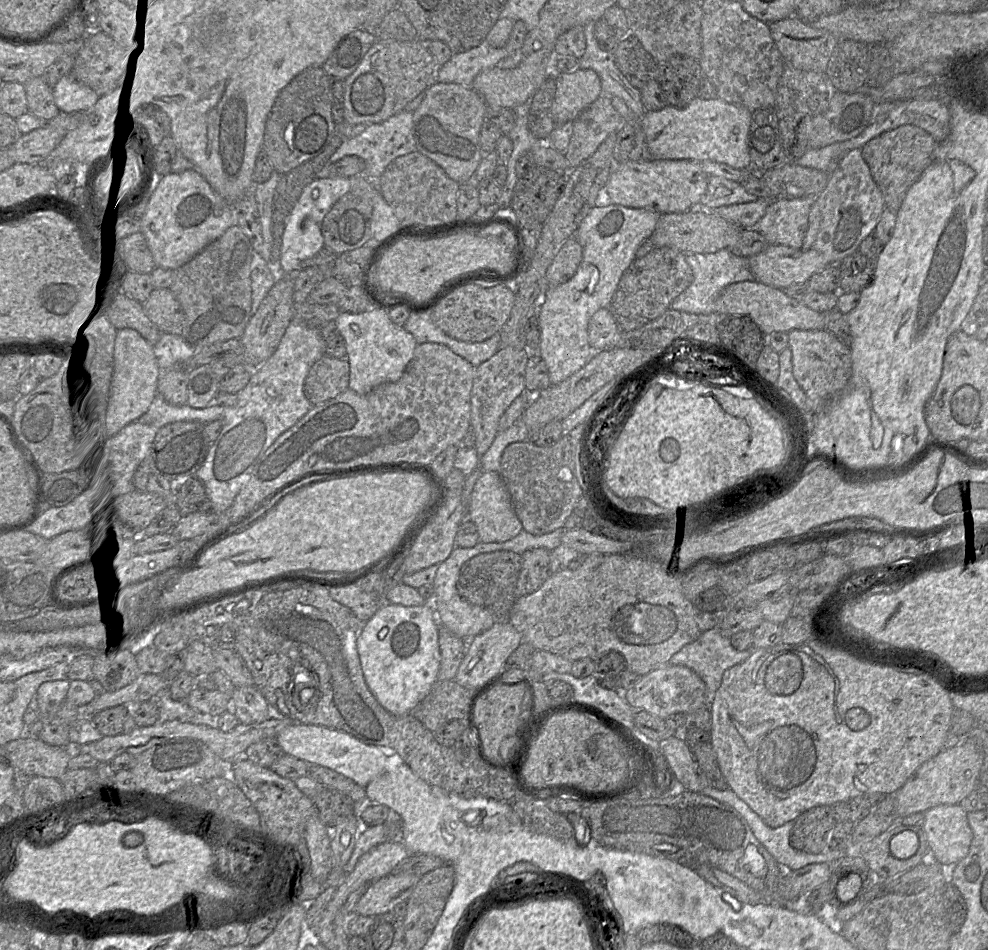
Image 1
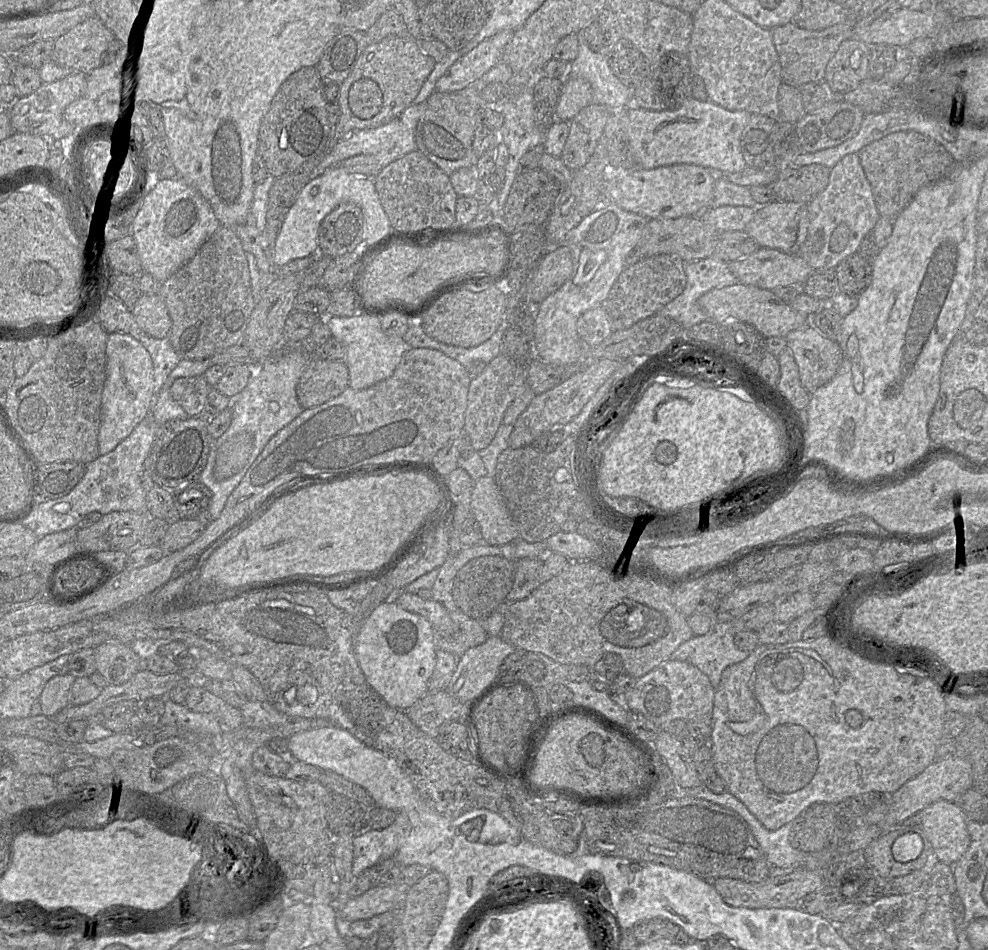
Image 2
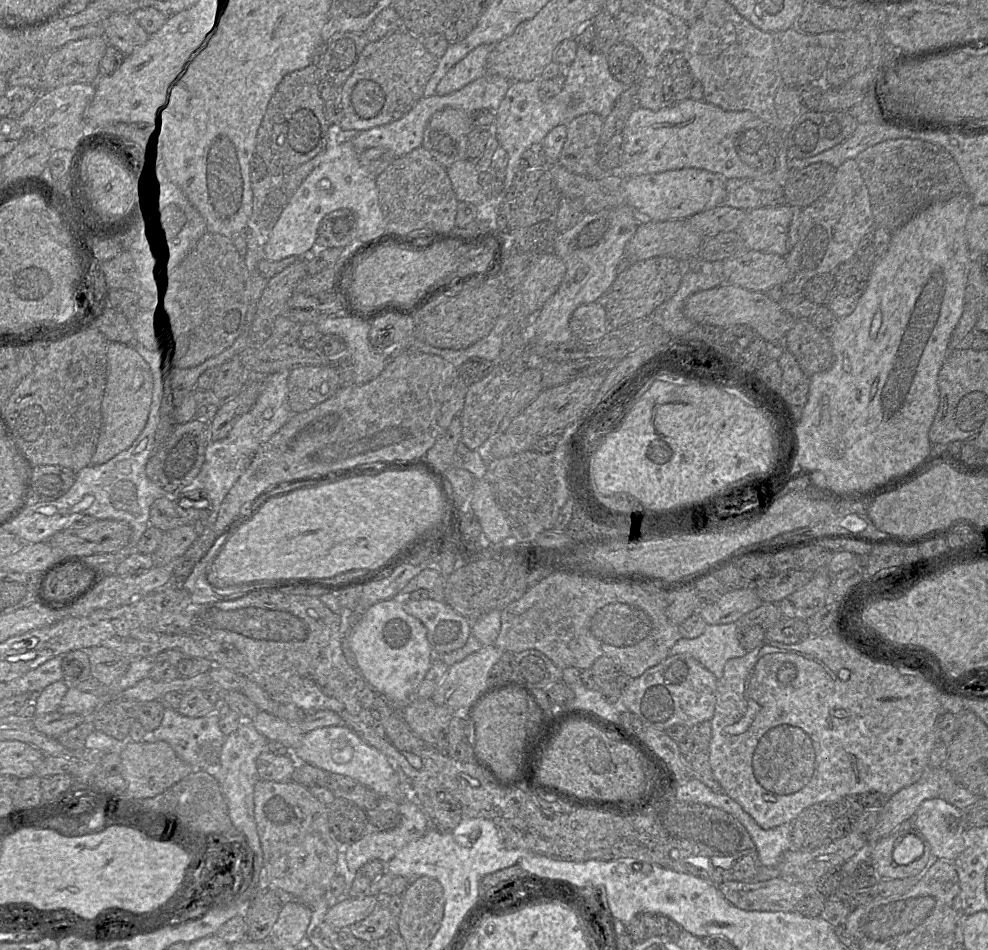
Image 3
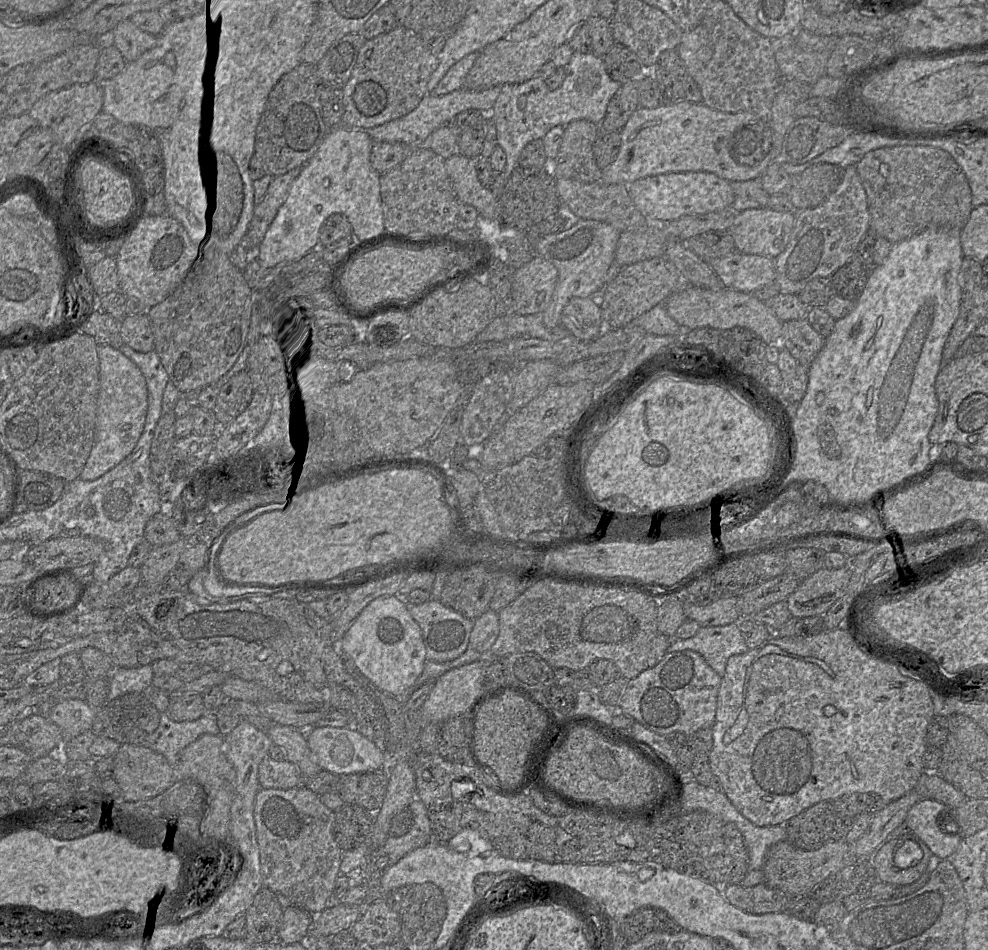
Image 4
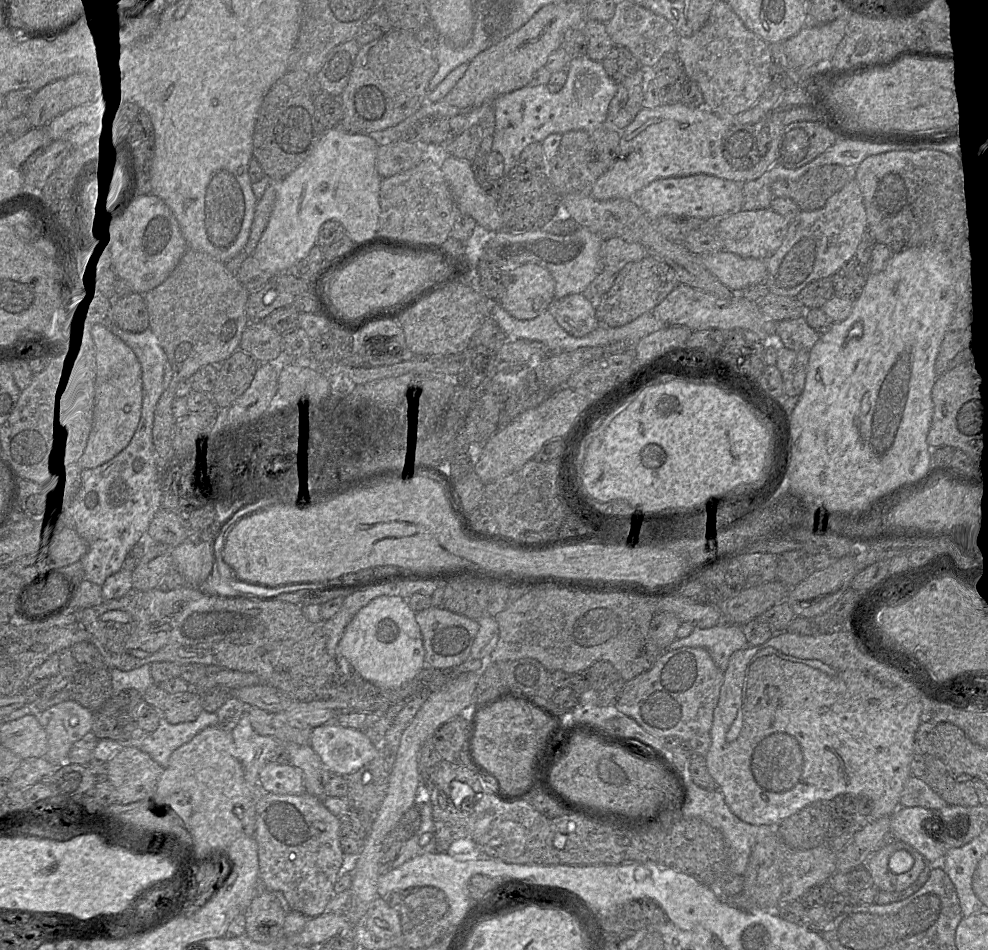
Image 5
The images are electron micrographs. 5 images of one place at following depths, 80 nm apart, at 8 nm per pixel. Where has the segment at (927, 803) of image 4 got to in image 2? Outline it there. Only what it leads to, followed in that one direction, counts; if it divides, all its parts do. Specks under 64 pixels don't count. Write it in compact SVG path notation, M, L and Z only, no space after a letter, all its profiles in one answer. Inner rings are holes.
M939 800L918 813L933 849L933 860L954 865L970 845L967 814L954 801L947 800Z

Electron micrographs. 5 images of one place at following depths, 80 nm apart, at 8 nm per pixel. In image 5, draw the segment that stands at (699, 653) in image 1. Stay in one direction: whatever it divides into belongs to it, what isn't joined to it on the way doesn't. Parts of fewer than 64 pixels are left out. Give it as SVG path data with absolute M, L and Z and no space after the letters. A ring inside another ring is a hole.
M722 622L713 627L695 627L693 632L682 639L675 639L668 649L702 647L711 655L716 666L724 672L730 656L737 650L747 648L749 643L741 625Z

